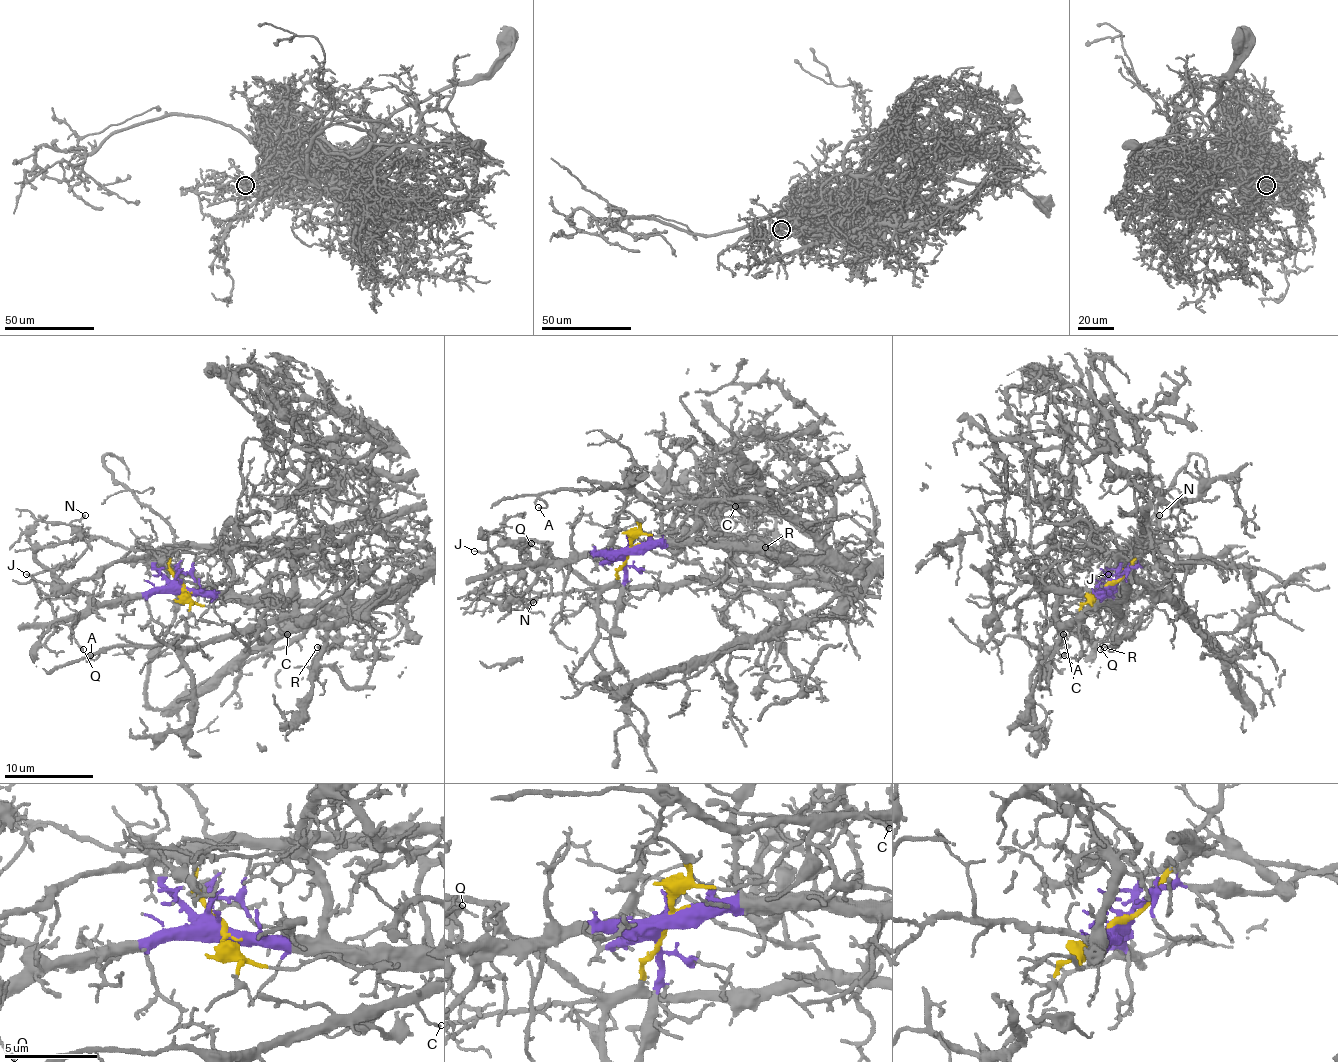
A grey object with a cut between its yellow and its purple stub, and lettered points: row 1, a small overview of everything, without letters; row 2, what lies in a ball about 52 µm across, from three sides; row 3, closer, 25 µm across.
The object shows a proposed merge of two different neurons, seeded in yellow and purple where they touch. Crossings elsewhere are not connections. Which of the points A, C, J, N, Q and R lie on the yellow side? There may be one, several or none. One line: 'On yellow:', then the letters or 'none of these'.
On yellow: J, N

